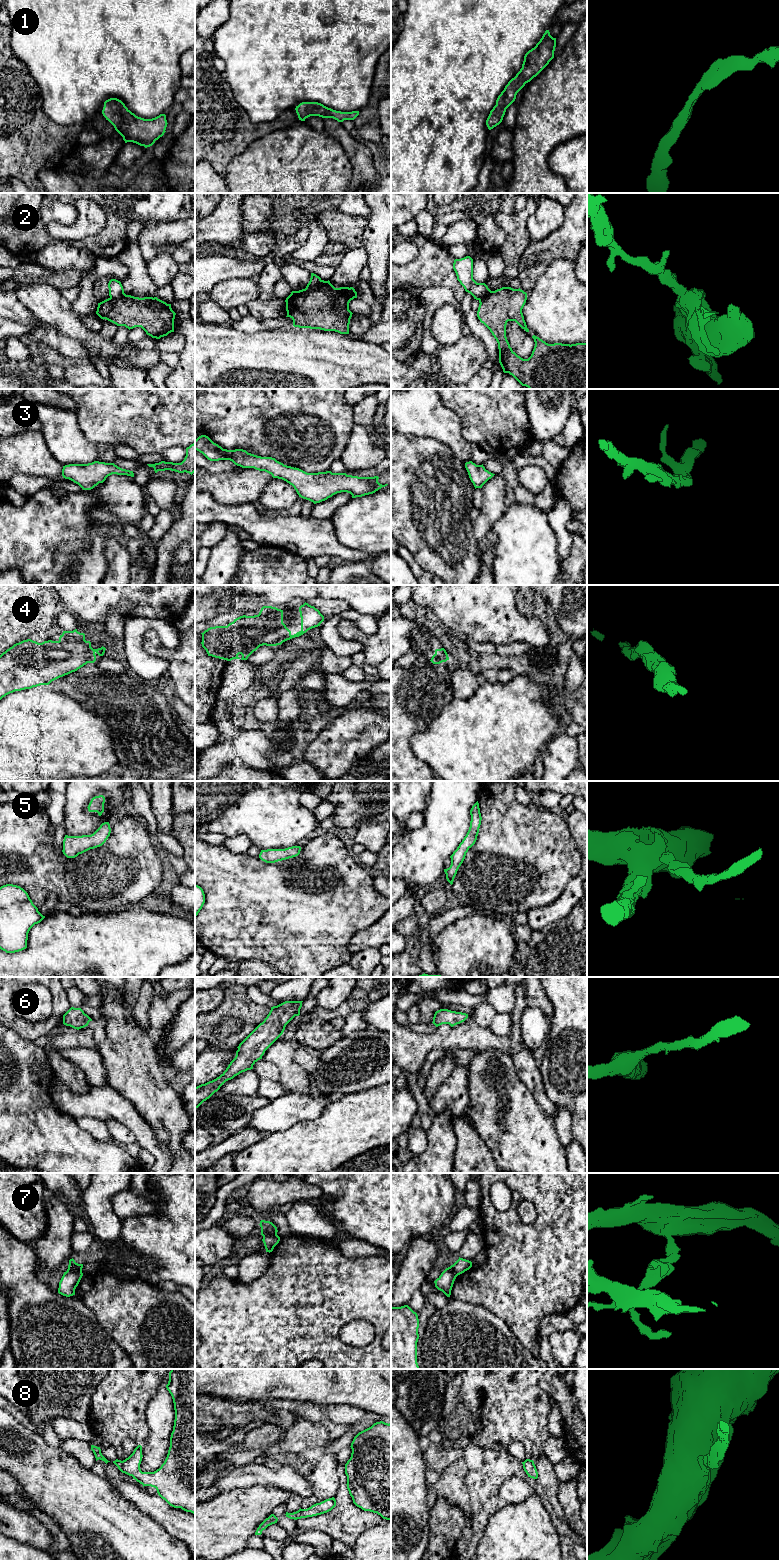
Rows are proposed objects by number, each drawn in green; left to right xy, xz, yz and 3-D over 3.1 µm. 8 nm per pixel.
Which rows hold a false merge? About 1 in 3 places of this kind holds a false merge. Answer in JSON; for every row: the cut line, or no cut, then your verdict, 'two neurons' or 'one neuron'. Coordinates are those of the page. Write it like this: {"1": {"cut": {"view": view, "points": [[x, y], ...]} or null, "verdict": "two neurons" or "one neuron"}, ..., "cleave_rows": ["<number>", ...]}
{"1": {"cut": null, "verdict": "one neuron"}, "2": {"cut": {"view": "xz", "points": [[322, 280], [313, 288], [305, 289]]}, "verdict": "two neurons"}, "3": {"cut": null, "verdict": "one neuron"}, "4": {"cut": null, "verdict": "one neuron"}, "5": {"cut": null, "verdict": "one neuron"}, "6": {"cut": null, "verdict": "one neuron"}, "7": {"cut": {"view": "xy", "points": [[67, 1270], [81, 1272]]}, "verdict": "two neurons"}, "8": {"cut": null, "verdict": "one neuron"}, "cleave_rows": ["2", "7"]}

